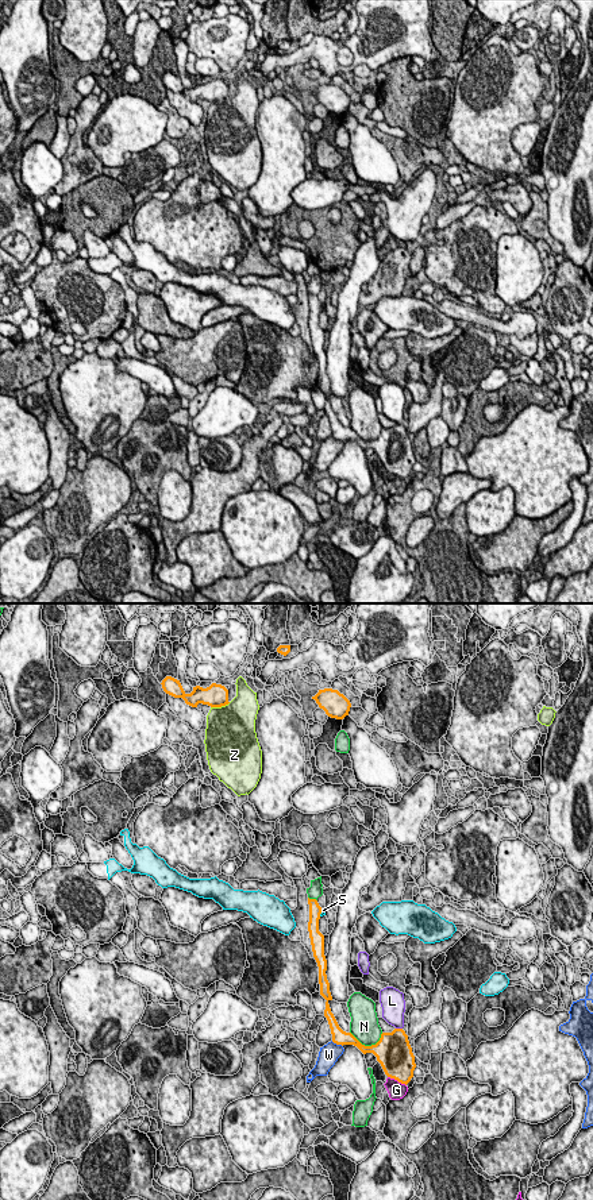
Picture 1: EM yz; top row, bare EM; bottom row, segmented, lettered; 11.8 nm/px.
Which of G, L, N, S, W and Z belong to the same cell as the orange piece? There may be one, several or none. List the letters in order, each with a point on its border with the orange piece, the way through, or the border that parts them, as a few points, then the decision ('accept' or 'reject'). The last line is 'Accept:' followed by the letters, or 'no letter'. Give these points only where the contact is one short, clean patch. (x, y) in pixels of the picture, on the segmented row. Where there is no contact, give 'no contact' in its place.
G: meets orange in yz at (397, 1080); reject
L: meets orange in yz at (399, 1029); reject
N: meets orange in yz at (368, 1046); reject
S: meets orange in yz at (320, 913); border along yz (322, 909), (319, 915); reject
W: meets orange in yz at (337, 1044); reject
Z: meets orange in yz at (220, 706); reject
Accept: no letter

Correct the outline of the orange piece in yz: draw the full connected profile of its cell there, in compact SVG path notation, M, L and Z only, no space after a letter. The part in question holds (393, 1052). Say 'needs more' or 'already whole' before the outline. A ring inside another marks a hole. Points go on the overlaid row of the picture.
already whole; M309 899L309 922L308 931L312 945L313 957L319 966L319 984L320 995L327 1000L324 1016L328 1020L332 1042L336 1045L354 1045L363 1054L373 1053L377 1061L381 1064L385 1074L390 1079L397 1080L401 1084L408 1084L413 1077L416 1068L415 1056L408 1041L408 1035L403 1029L394 1029L392 1033L382 1033L380 1041L376 1045L362 1045L351 1033L343 1031L334 1014L331 1012L328 1002L332 1000L330 992L330 983L327 980L327 960L324 956L324 935L319 931L319 919L321 907L316 899Z

